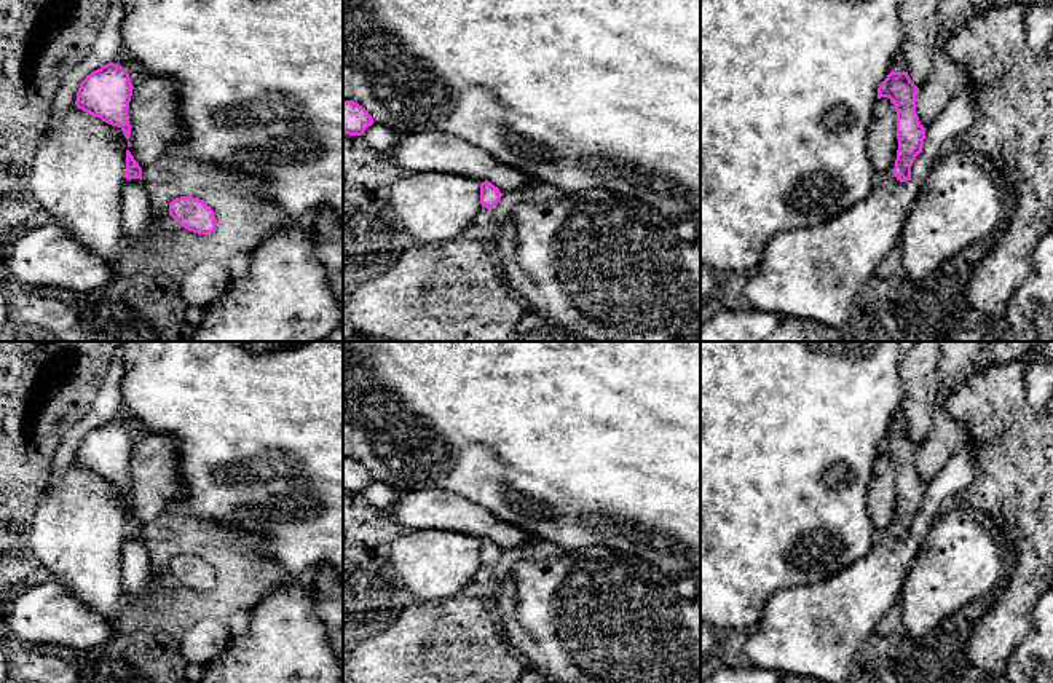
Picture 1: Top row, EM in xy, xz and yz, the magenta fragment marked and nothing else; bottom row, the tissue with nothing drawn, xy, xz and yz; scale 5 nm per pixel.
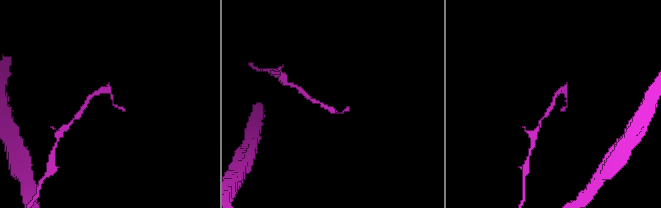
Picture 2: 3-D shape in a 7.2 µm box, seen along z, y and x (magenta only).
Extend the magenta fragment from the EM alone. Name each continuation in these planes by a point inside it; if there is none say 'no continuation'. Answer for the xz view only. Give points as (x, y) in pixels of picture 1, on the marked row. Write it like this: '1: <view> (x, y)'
no continuation

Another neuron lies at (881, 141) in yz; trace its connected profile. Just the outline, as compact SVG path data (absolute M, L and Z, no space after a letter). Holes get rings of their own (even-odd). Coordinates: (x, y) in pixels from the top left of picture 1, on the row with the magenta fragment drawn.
M881 97L874 104L866 148L876 174L887 174L897 160L898 150L897 112L889 97Z

